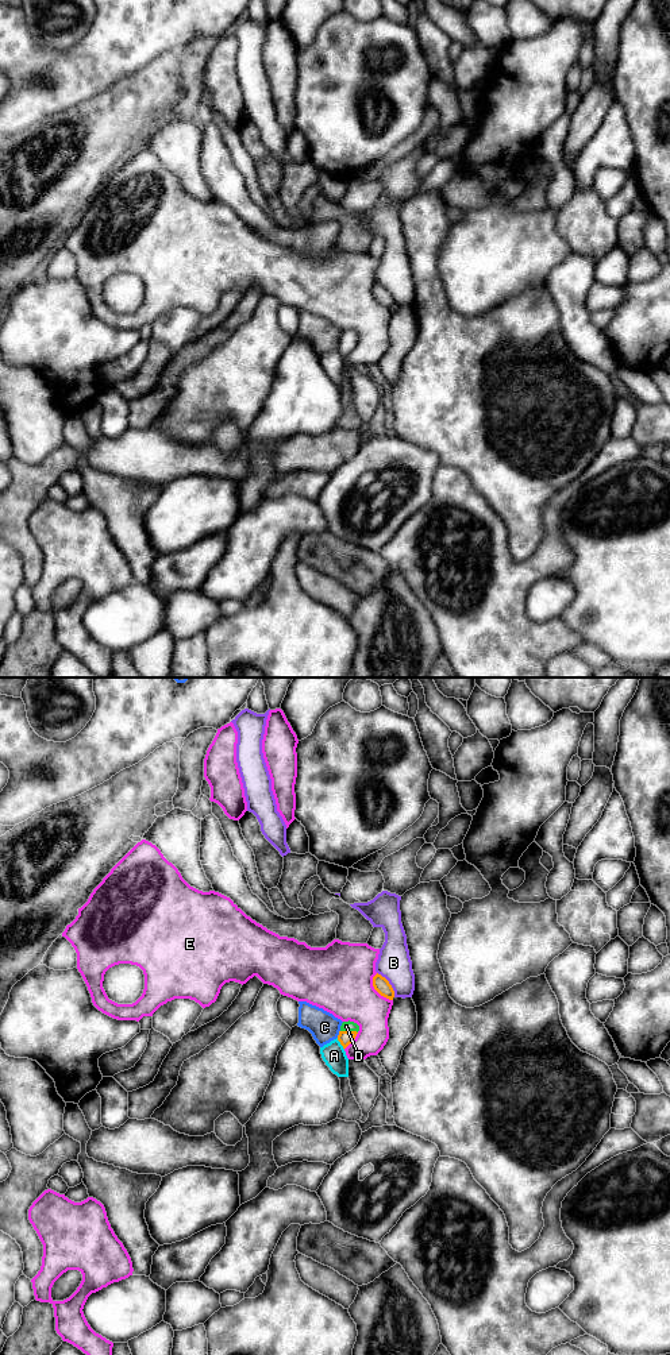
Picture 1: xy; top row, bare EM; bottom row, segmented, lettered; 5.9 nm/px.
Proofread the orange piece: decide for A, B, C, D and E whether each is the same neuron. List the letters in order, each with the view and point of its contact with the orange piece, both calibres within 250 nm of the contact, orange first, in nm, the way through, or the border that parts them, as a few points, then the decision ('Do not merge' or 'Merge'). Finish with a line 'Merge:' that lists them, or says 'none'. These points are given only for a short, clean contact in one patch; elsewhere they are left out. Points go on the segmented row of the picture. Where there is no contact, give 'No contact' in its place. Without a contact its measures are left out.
A: Touches orange at xy (341, 1043). Thickness 80 nm (orange) against 140 nm. Boundary: xy (337, 1038), (343, 1049). Do not merge
B: Touches orange at xy (389, 984). Thickness 90 nm (orange) against 200 nm. Boundary: xy (377, 972), (388, 981), (395, 996). Do not merge
C: Touches orange at xy (339, 1034). Thickness 80 nm (orange) against 180 nm. Boundary: xy (339, 1030), (337, 1037). Do not merge
D: Touches orange at xy (349, 1031). Thickness 80 nm (orange) against 60 nm. Path across: xy (345, 1037), (349, 1031), (346, 1026). Merge
E: Touches orange at xy (376, 989). Thickness 90 nm (orange) against 400 nm. Do not merge
Merge: D

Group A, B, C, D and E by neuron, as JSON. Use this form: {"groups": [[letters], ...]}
{"groups": [["A"], ["B"], ["C"], ["D"], ["E"]]}

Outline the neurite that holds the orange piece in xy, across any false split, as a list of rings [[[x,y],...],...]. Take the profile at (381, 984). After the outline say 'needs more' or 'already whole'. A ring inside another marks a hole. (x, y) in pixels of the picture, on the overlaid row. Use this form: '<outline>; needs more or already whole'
[[[377,973],[373,977],[373,987],[381,996],[384,996],[389,1000],[393,1000],[394,991],[385,977],[382,977],[381,974]]]; already whole

